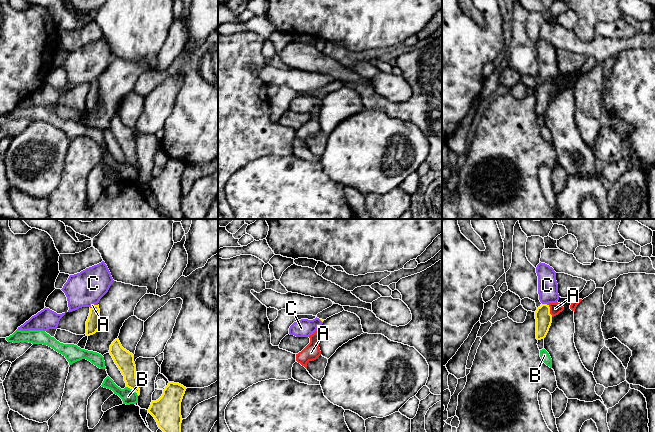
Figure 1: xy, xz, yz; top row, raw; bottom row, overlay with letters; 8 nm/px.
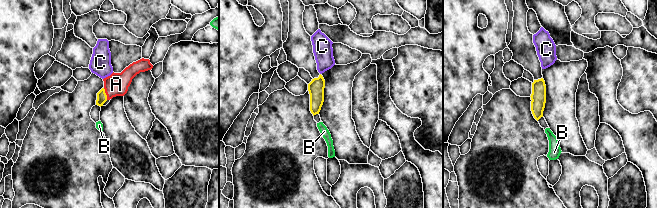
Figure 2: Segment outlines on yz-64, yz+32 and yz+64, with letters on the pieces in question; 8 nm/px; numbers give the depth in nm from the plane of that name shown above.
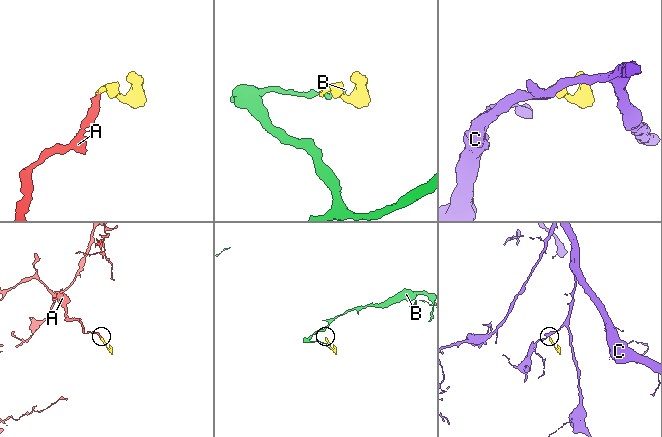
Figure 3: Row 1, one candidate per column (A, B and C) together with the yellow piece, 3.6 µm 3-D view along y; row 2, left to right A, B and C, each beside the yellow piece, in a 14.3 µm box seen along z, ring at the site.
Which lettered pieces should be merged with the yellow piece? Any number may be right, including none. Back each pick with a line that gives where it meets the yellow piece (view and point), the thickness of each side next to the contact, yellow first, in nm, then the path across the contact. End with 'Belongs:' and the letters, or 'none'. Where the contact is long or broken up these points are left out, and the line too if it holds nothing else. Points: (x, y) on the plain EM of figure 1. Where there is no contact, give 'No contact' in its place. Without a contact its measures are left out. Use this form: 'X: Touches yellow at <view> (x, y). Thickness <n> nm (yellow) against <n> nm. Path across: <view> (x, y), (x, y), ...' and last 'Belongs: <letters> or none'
A: Touches yellow at yz (549, 86). Thickness 130 nm (yellow) against 100 nm. Path across: yz (543, 93), (549, 86), (555, 84)
Belongs: A

